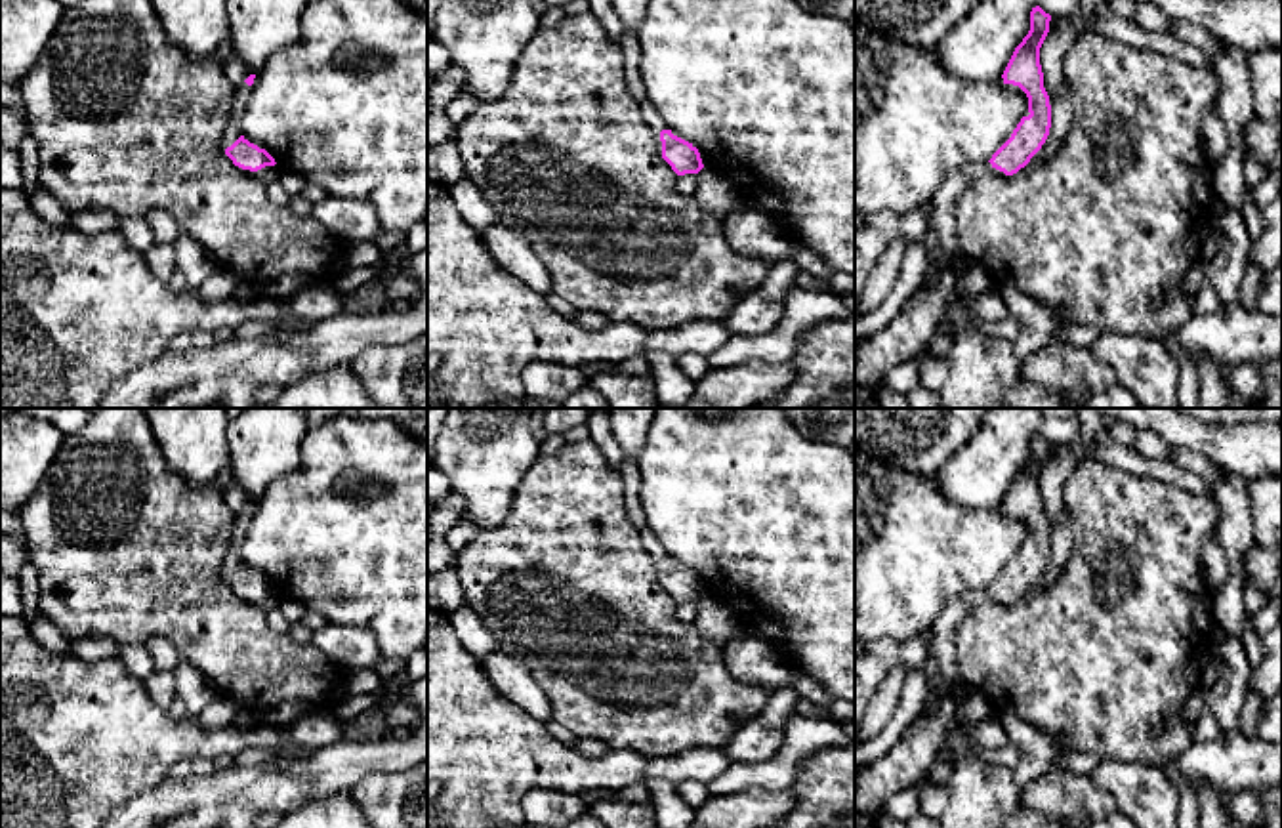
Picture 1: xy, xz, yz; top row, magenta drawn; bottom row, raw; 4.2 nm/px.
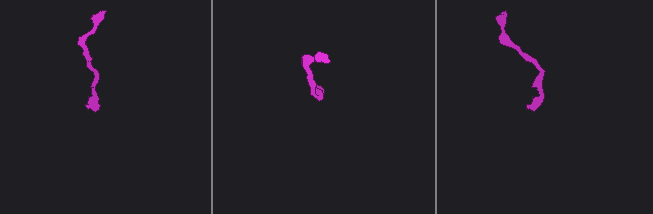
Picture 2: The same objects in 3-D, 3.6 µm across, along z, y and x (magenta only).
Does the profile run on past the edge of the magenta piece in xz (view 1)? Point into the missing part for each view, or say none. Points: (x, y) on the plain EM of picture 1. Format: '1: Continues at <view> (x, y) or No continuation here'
1: Continues at xz (651, 542)

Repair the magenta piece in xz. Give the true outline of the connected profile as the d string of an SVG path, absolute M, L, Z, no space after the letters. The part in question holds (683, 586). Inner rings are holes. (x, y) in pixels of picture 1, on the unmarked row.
M645 527L639 534L643 548L651 553L656 565L658 580L677 603L698 601L704 593L708 593L706 580L677 565L649 527Z

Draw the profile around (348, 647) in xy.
M326 624L313 631L311 643L347 675L374 670L382 658L376 637L359 626Z

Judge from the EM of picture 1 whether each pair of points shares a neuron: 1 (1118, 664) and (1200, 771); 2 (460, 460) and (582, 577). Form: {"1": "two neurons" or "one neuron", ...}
{"1": "two neurons", "2": "two neurons"}

